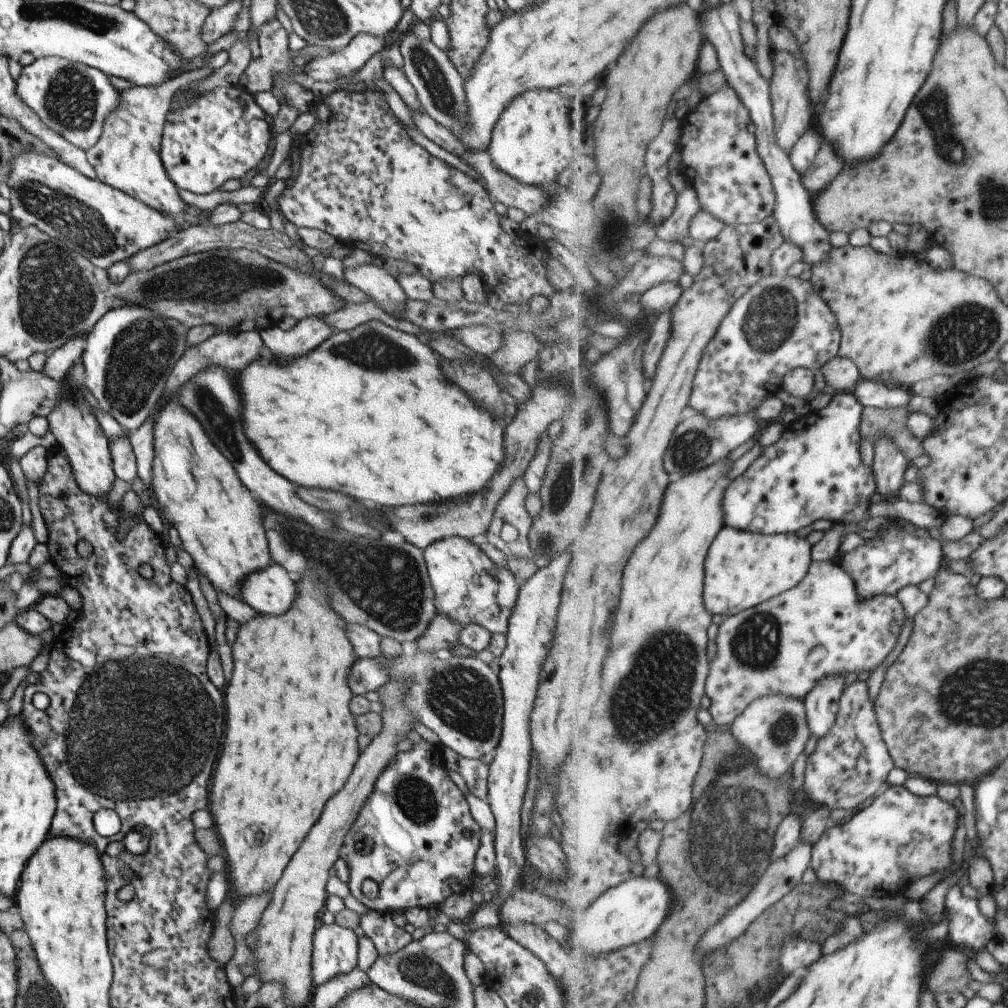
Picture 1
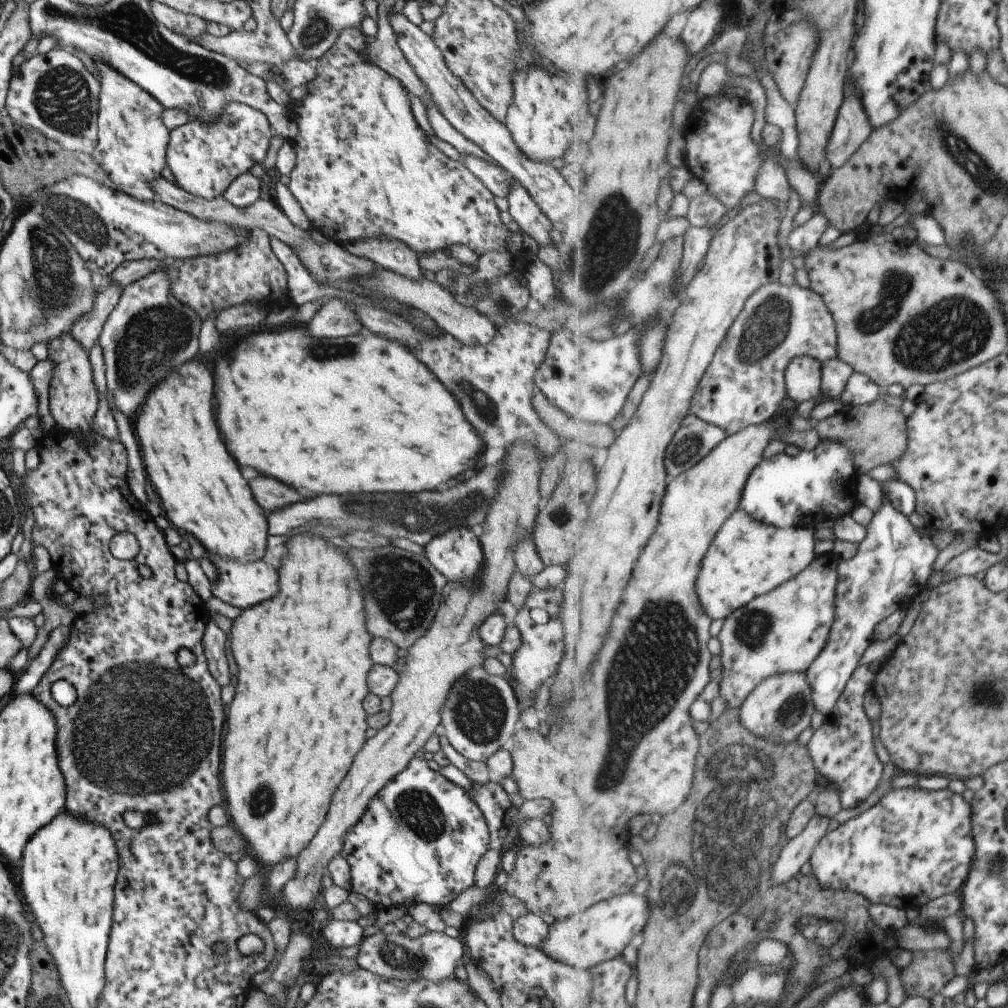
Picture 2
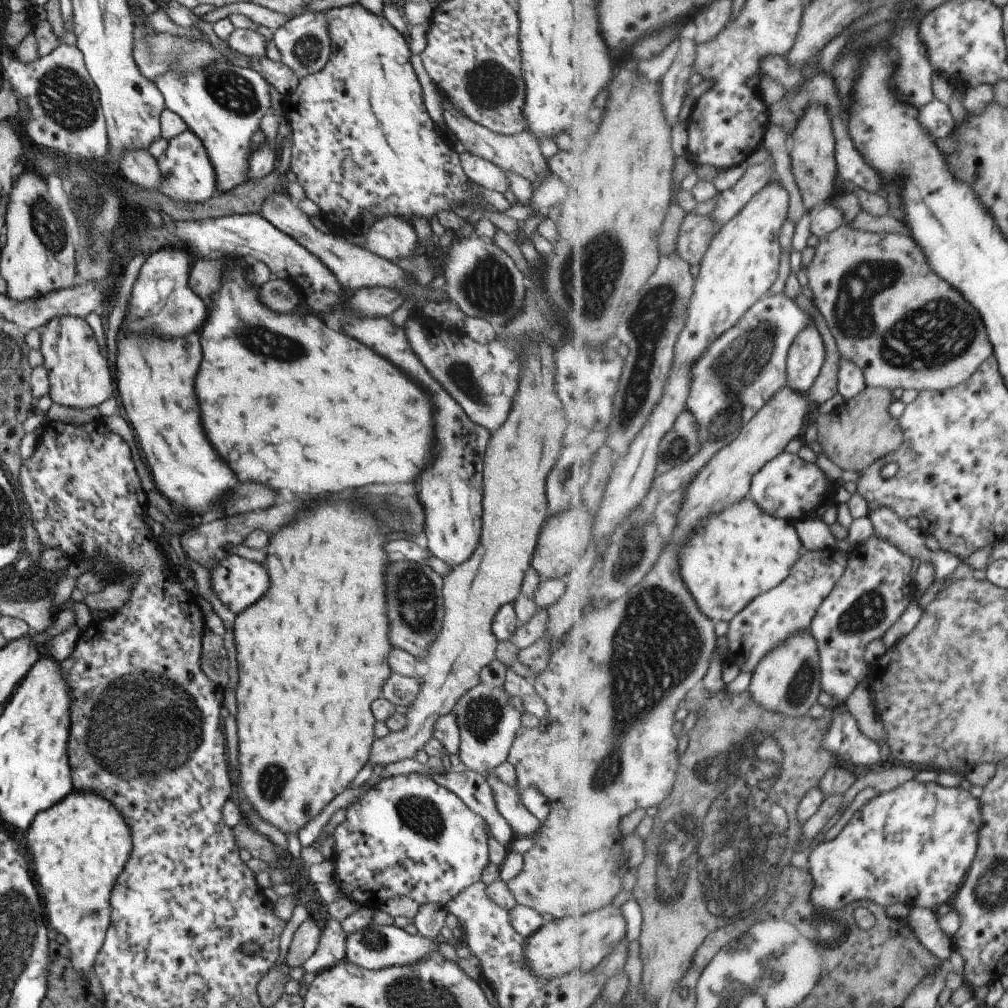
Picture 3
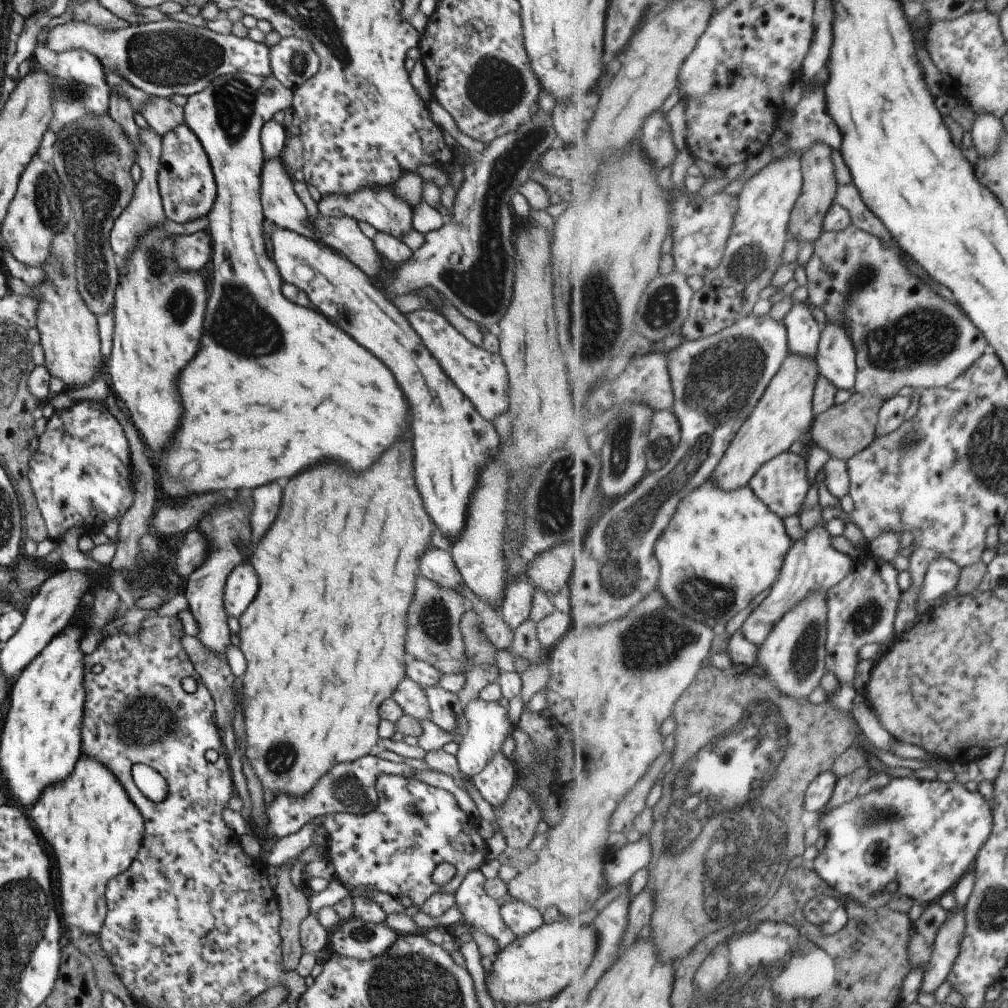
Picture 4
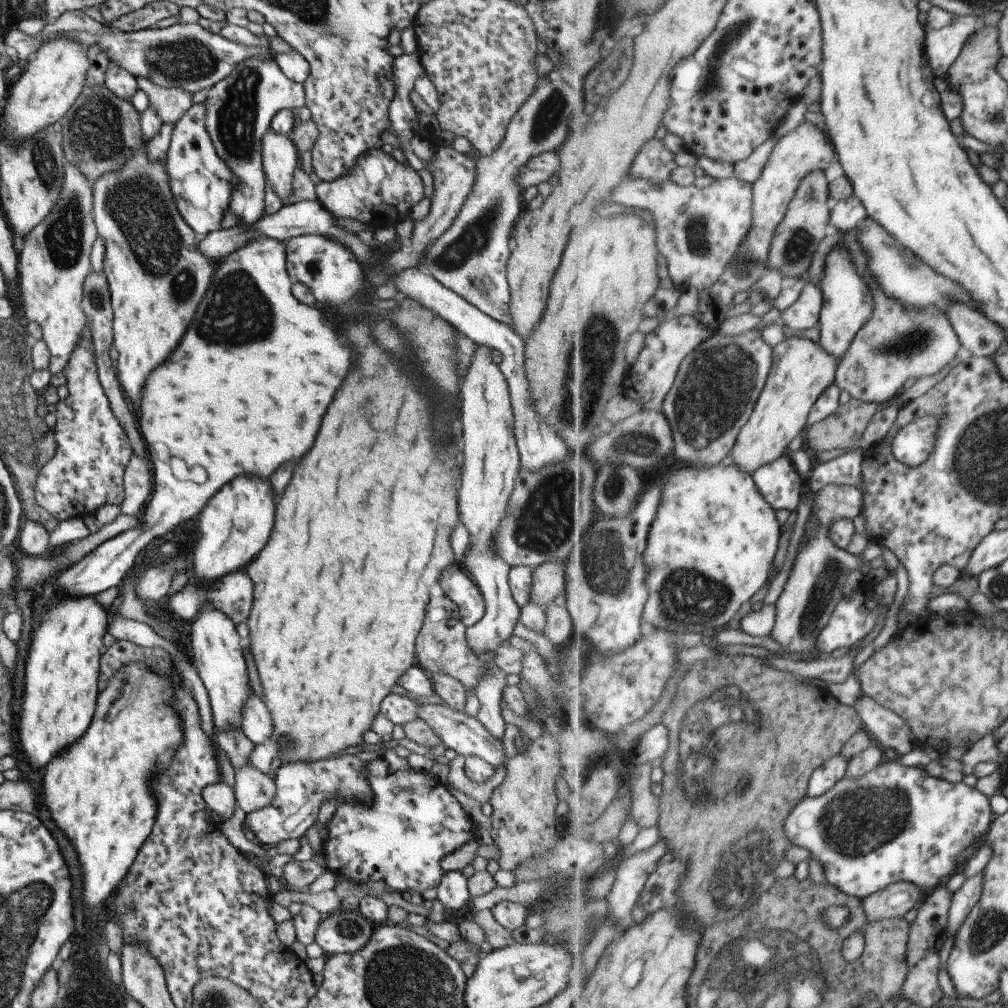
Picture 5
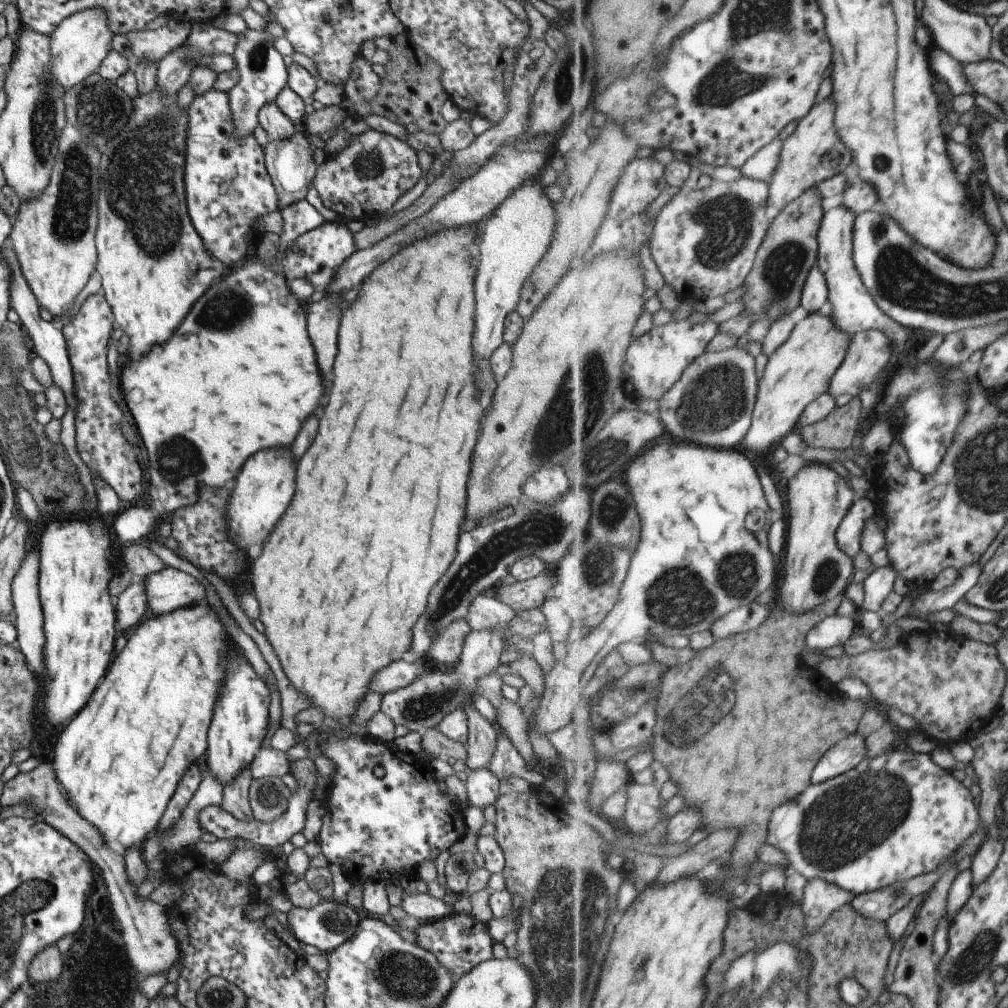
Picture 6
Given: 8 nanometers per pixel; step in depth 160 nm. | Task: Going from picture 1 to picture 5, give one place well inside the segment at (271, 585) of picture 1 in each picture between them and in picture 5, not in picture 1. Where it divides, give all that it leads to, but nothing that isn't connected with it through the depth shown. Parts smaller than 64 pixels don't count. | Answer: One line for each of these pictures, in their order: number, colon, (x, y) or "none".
2: (242, 585)
3: (237, 583)
4: (240, 586)
5: (231, 595)

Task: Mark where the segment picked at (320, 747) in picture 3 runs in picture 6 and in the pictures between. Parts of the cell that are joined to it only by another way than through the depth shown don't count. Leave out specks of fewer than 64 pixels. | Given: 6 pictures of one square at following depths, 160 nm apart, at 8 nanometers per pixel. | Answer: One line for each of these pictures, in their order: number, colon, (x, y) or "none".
4: (323, 639)
5: (361, 533)
6: (379, 495)

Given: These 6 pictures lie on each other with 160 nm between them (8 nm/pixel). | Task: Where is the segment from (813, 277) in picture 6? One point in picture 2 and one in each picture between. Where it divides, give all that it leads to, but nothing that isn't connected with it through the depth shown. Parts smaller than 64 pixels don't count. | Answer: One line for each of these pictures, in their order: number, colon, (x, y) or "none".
2: (804, 375)
3: (807, 356)
4: (804, 333)
5: (805, 312)

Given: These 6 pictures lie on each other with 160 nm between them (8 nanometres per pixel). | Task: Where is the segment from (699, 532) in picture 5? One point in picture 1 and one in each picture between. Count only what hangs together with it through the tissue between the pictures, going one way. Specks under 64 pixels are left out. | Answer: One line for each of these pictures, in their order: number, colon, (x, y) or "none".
1: (743, 569)
2: (748, 558)
3: (736, 555)
4: (723, 547)

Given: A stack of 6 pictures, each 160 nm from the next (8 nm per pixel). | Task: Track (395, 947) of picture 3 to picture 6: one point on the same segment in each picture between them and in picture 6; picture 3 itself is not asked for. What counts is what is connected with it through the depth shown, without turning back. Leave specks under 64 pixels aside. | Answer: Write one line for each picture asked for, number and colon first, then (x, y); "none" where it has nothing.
4: (354, 938)
5: (341, 932)
6: (326, 925)

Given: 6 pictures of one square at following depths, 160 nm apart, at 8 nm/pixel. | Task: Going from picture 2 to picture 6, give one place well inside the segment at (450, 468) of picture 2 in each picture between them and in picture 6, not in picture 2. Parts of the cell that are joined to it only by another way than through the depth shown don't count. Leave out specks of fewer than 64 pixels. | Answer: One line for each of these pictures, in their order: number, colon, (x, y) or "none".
3: (320, 413)
4: (249, 417)
5: (245, 390)
6: (239, 374)

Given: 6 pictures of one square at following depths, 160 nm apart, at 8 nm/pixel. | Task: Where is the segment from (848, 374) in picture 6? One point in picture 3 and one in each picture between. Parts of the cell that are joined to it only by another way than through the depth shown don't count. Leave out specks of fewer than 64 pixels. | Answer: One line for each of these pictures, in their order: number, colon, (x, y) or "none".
3: (887, 309)
4: (904, 334)
5: (895, 345)

